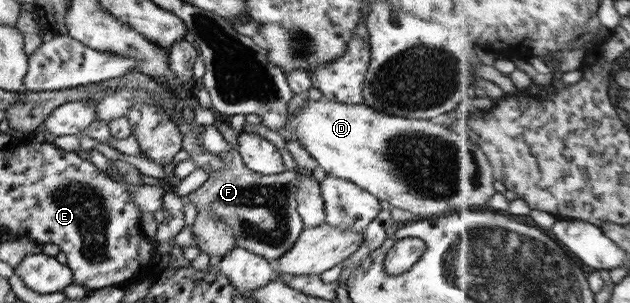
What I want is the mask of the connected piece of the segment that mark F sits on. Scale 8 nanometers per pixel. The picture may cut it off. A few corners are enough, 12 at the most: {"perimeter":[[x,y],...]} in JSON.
{"perimeter":[[235,149],[184,197],[274,263],[302,231],[300,170],[262,175]]}

